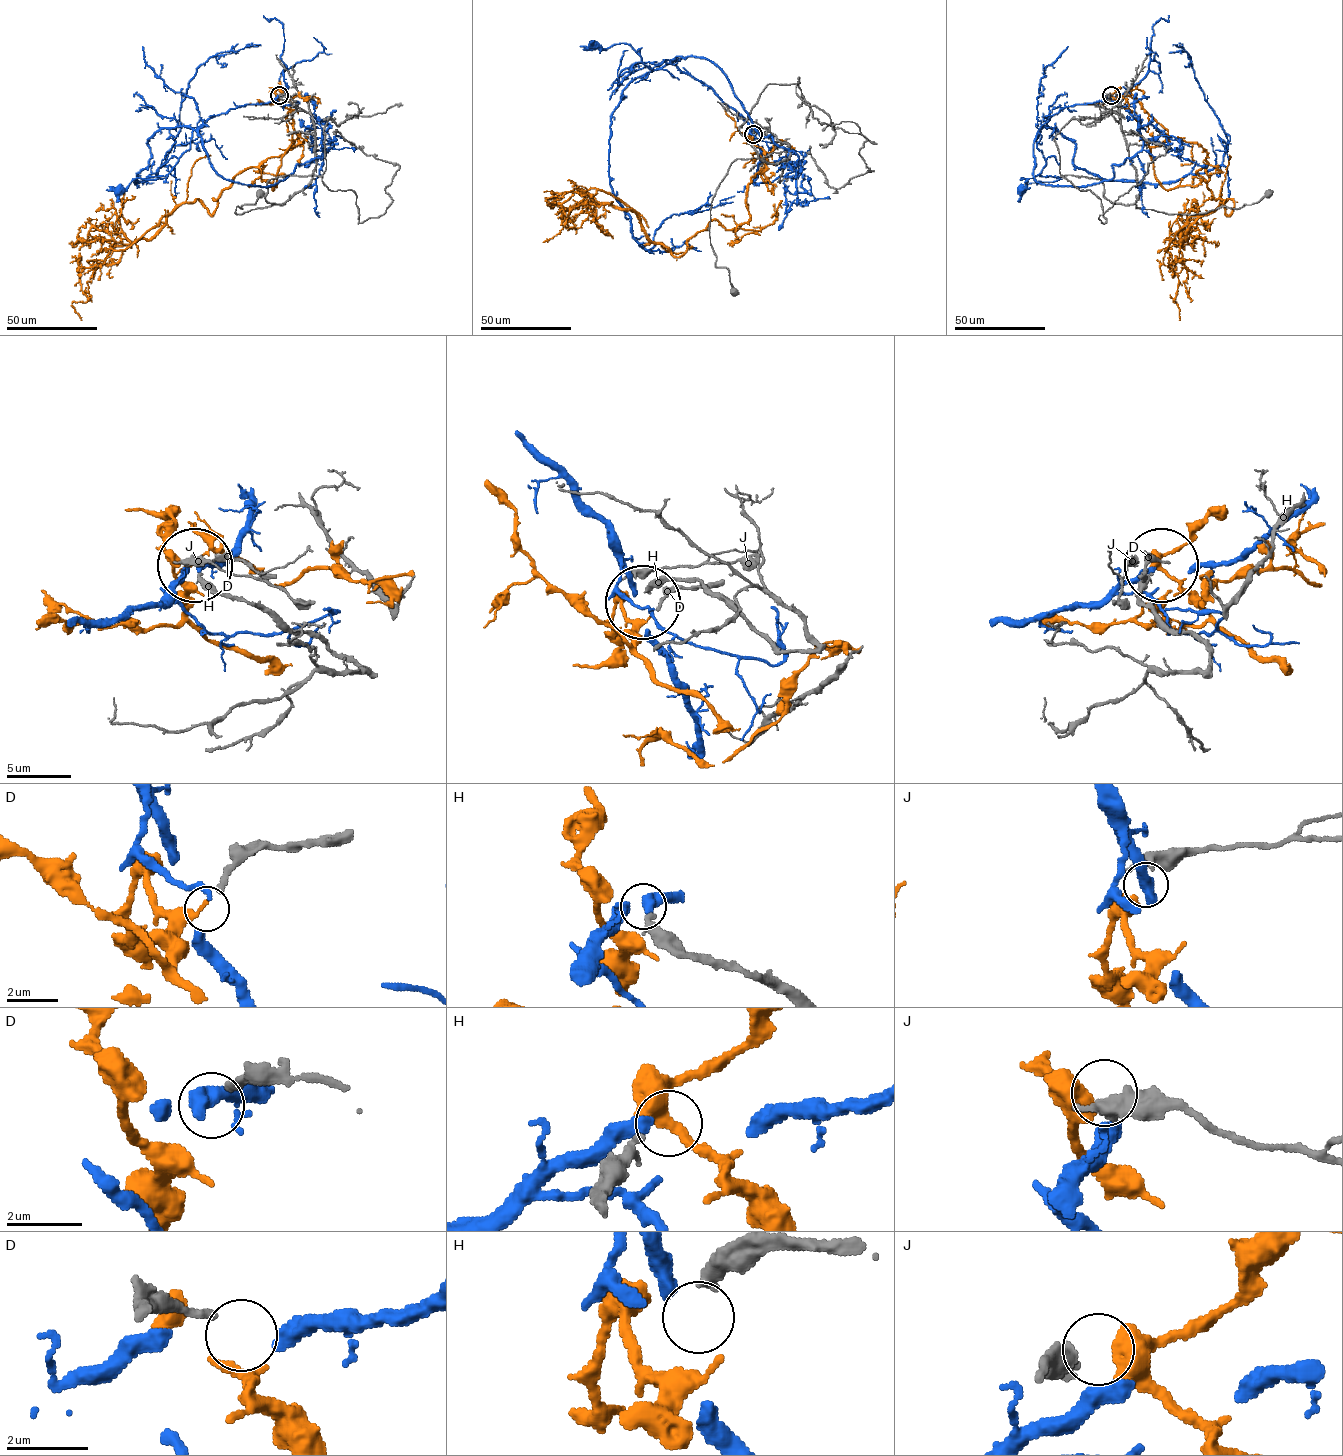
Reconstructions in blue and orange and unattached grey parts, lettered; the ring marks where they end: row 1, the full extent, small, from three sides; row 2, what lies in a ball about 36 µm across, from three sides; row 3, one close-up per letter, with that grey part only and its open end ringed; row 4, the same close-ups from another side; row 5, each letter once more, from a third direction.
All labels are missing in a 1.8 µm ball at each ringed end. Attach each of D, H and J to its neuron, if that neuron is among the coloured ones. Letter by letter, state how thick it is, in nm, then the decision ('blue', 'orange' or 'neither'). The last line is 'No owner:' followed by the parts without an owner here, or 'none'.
D: calibre 200 nm; neither
H: calibre 340 nm; neither
J: calibre 320 nm; orange
No owner: D, H

